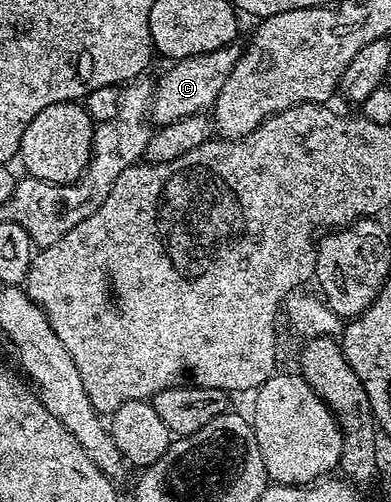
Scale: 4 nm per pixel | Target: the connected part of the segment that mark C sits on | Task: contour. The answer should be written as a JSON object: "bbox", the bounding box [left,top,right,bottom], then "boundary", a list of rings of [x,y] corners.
{"bbox":[151,41,244,125],"boundary":[[[237,41],[217,48],[216,51],[205,52],[203,55],[186,57],[169,65],[169,69],[162,75],[153,87],[151,102],[151,117],[158,125],[168,125],[177,119],[191,117],[195,113],[210,110],[221,93],[225,81],[233,67],[240,61],[244,53],[244,46]]]}

